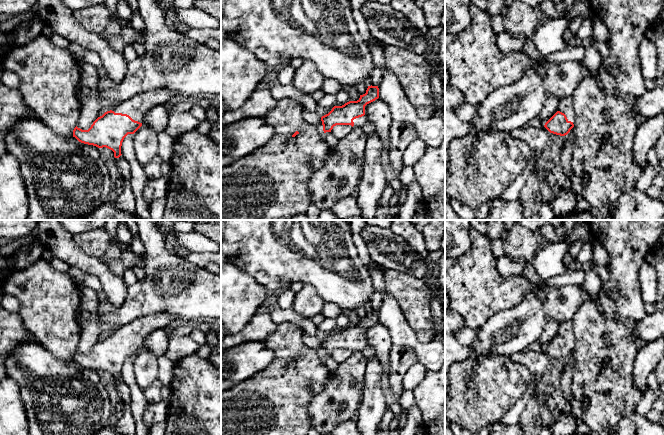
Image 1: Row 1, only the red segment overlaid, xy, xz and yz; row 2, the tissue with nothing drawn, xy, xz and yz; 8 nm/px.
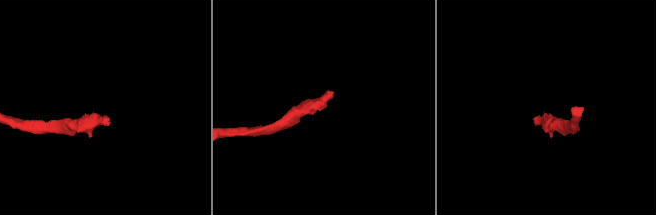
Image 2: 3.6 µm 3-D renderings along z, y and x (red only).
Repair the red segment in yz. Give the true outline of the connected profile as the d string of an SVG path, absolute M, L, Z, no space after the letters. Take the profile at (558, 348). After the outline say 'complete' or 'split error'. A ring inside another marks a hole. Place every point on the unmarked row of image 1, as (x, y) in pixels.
M572 321L559 324L558 335L545 347L544 351L553 358L565 360L574 351L576 339Z; split error

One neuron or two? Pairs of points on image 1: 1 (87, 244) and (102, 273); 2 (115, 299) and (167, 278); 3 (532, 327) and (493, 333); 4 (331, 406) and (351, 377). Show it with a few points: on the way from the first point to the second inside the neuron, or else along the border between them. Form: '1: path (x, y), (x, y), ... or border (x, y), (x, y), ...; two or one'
1: border (74, 242), (86, 254), (101, 258); two
2: border (128, 287), (125, 300), (119, 308); two
3: path (522, 327), (503, 333); one
4: path (338, 399), (343, 392), (345, 384); one

